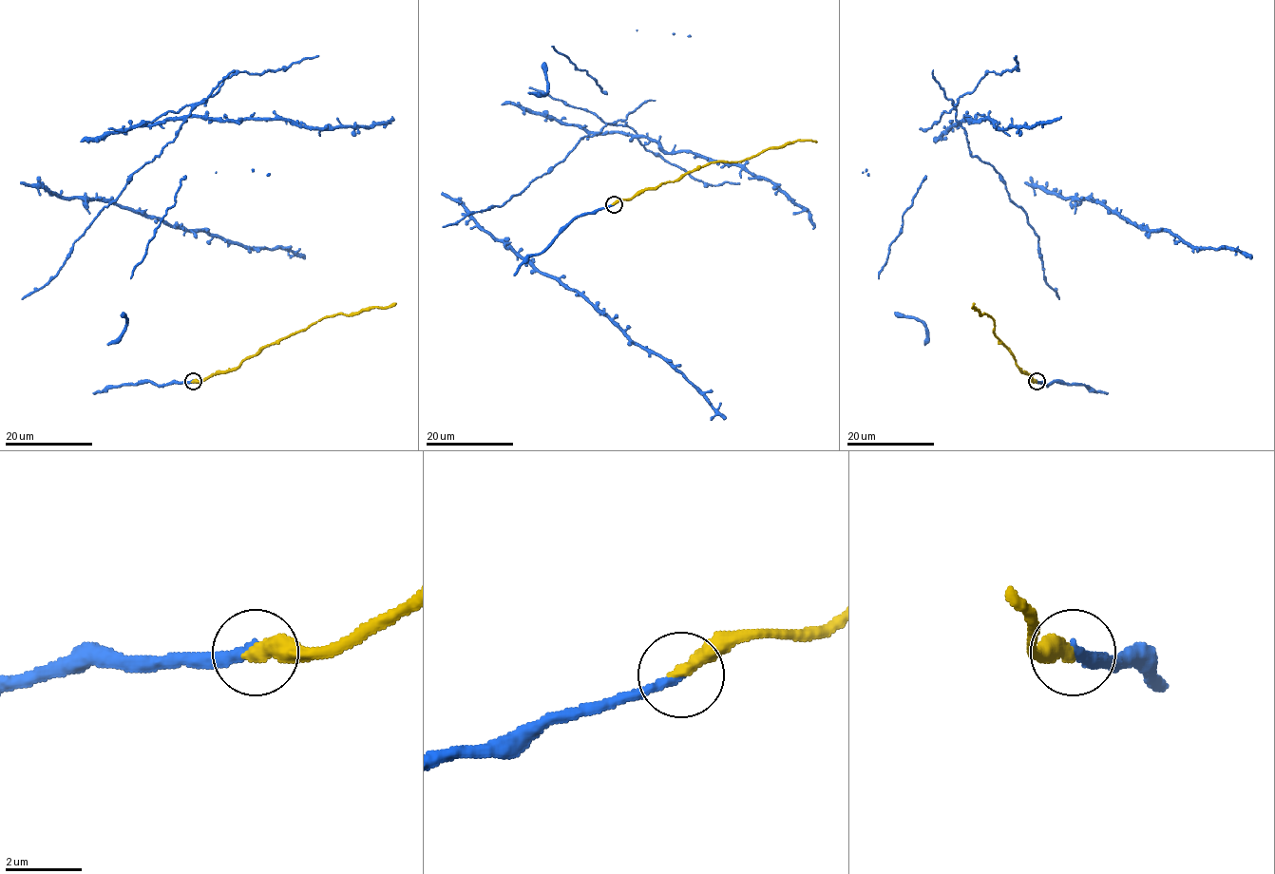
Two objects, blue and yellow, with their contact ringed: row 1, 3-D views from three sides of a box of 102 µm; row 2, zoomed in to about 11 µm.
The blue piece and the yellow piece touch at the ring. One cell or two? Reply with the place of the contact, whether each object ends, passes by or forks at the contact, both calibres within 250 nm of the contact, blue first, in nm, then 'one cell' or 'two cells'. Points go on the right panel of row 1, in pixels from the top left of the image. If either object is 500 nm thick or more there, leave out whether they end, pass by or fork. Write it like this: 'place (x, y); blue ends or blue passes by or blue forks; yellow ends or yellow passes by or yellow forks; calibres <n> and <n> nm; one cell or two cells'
place (1037, 381); blue ends; yellow ends; calibres 280 and 420 nm; one cell

